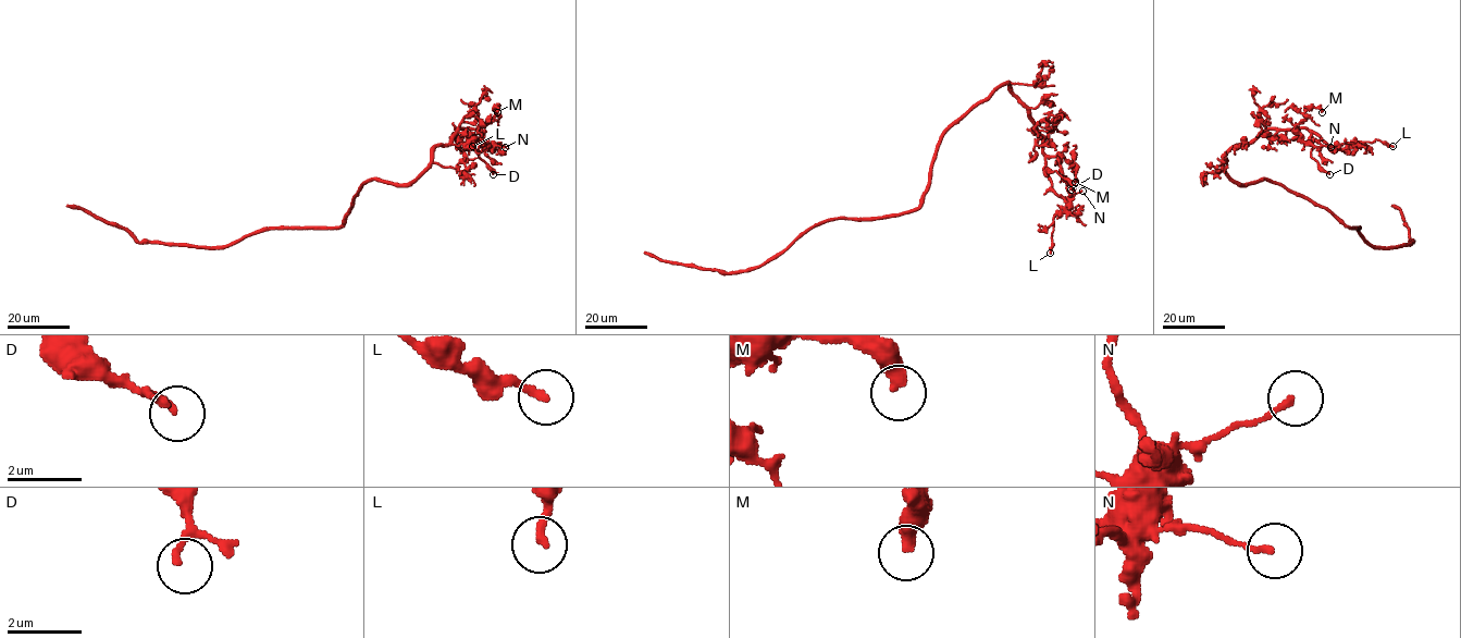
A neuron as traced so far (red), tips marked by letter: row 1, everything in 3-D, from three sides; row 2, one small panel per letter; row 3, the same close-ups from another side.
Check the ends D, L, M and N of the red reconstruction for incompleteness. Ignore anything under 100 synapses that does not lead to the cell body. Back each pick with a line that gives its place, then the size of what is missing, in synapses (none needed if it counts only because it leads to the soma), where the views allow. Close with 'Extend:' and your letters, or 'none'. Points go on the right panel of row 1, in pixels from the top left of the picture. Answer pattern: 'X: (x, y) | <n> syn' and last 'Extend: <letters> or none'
Extend: none

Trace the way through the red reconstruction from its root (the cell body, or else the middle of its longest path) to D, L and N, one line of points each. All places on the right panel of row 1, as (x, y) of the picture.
D: (1311, 201), (1266, 180), (1237, 184), (1222, 158), (1268, 130), (1305, 127), (1311, 133), (1311, 156), (1329, 174)
L: (1311, 201), (1266, 180), (1237, 184), (1222, 158), (1268, 130), (1307, 127), (1334, 151), (1376, 139), (1393, 146)
N: (1311, 201), (1266, 180), (1237, 184), (1222, 158), (1268, 130), (1295, 129), (1303, 140), (1334, 146), (1331, 147)

